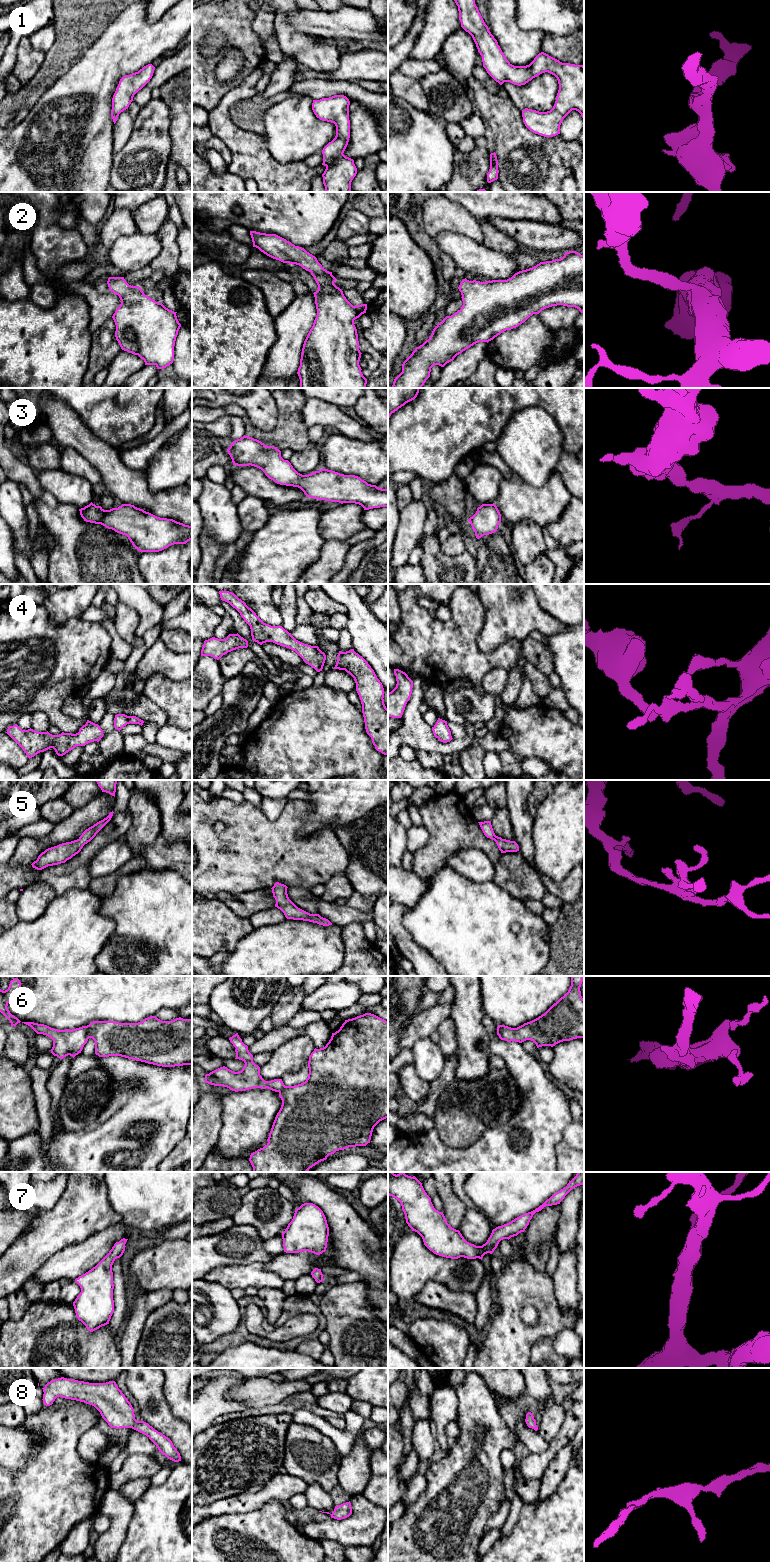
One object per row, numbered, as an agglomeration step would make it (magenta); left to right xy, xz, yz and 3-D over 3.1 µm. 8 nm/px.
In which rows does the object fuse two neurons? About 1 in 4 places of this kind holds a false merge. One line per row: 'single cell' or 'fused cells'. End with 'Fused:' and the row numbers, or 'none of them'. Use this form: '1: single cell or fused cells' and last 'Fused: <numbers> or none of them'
1: single cell
2: single cell
3: single cell
4: single cell
5: single cell
6: fused cells
7: single cell
8: single cell
Fused: 6

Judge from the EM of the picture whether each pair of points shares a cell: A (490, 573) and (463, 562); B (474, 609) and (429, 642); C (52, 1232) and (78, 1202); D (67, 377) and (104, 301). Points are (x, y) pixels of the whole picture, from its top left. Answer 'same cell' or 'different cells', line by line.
A: different cells
B: same cell
C: same cell
D: different cells

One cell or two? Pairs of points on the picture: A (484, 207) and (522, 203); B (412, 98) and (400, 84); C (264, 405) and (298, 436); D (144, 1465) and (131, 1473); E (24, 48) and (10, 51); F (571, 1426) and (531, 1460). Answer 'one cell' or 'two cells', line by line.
A: one cell
B: one cell
C: two cells
D: one cell
E: two cells
F: one cell

